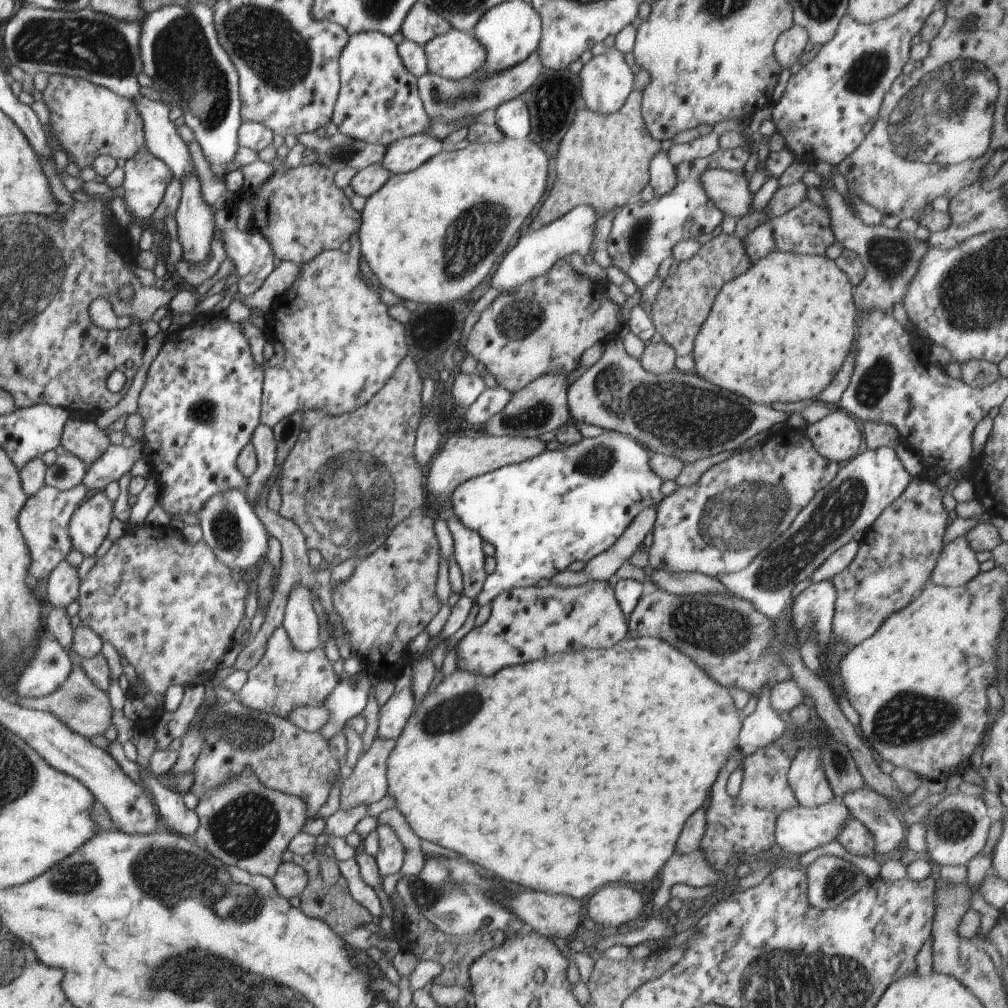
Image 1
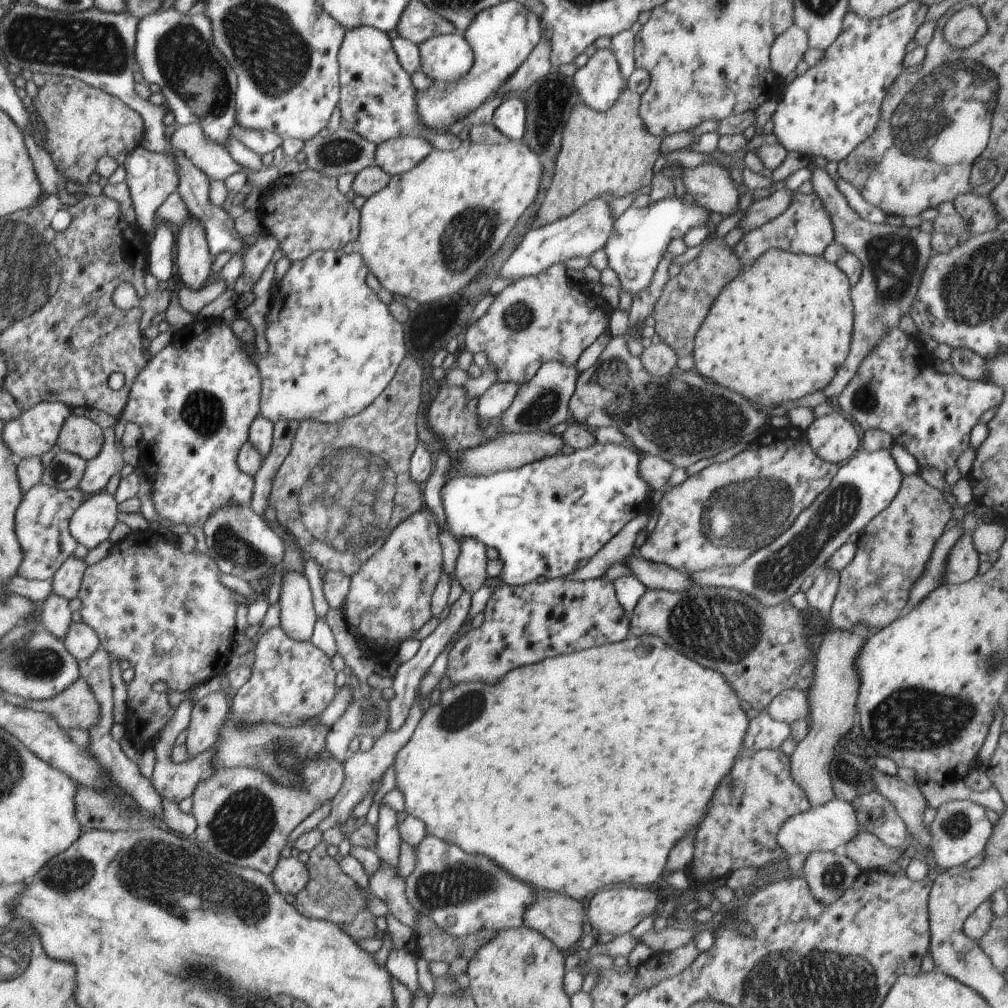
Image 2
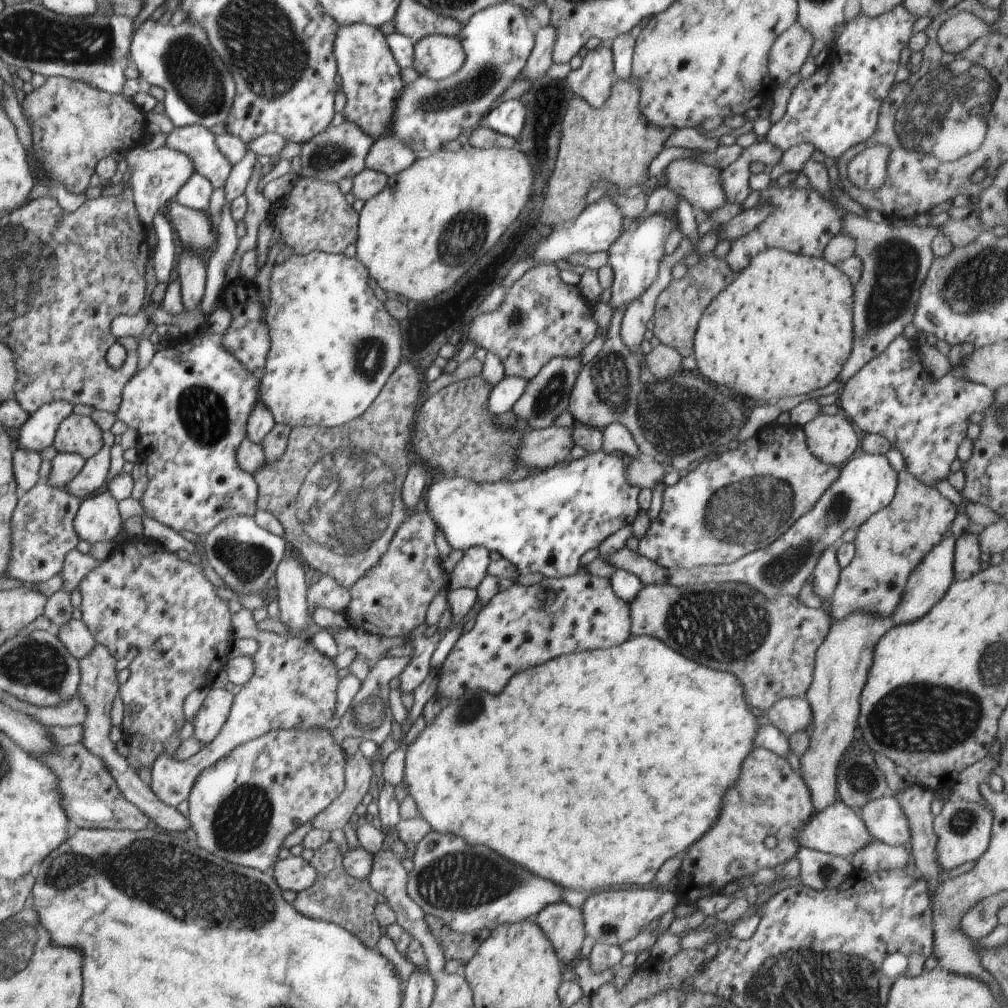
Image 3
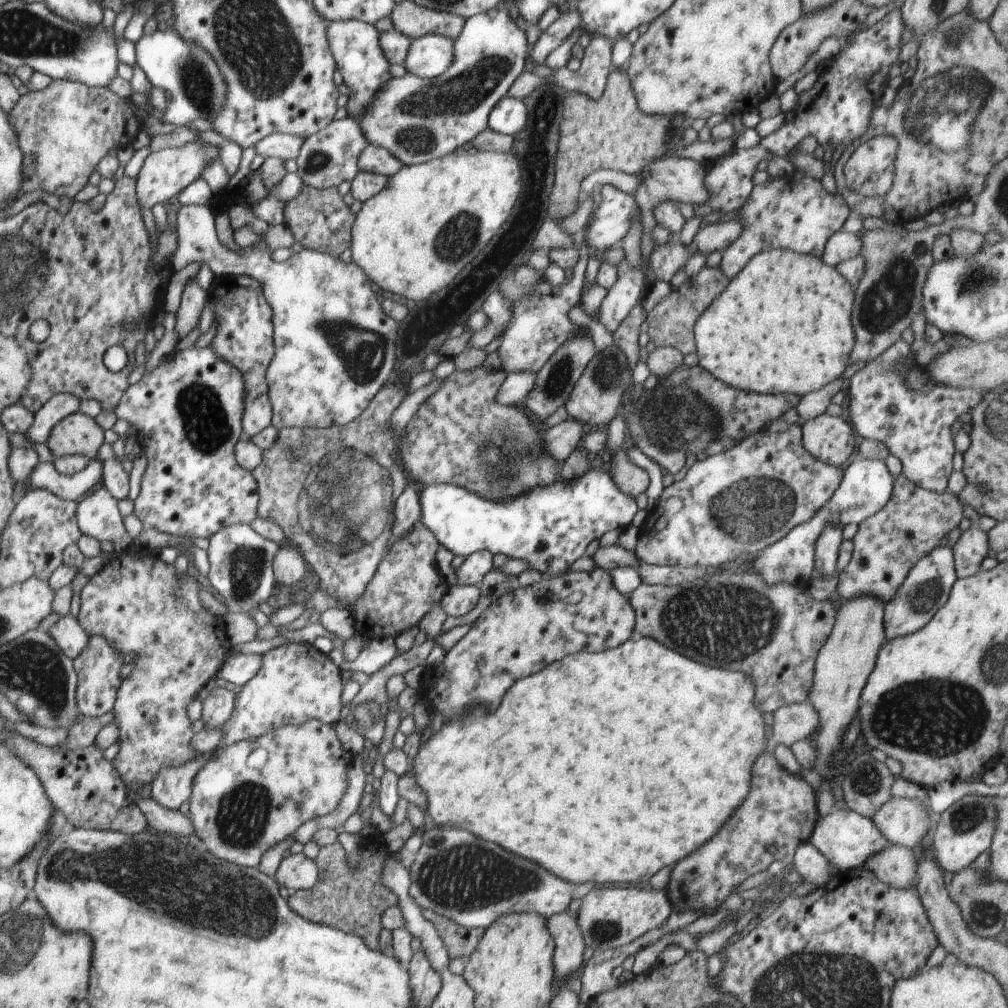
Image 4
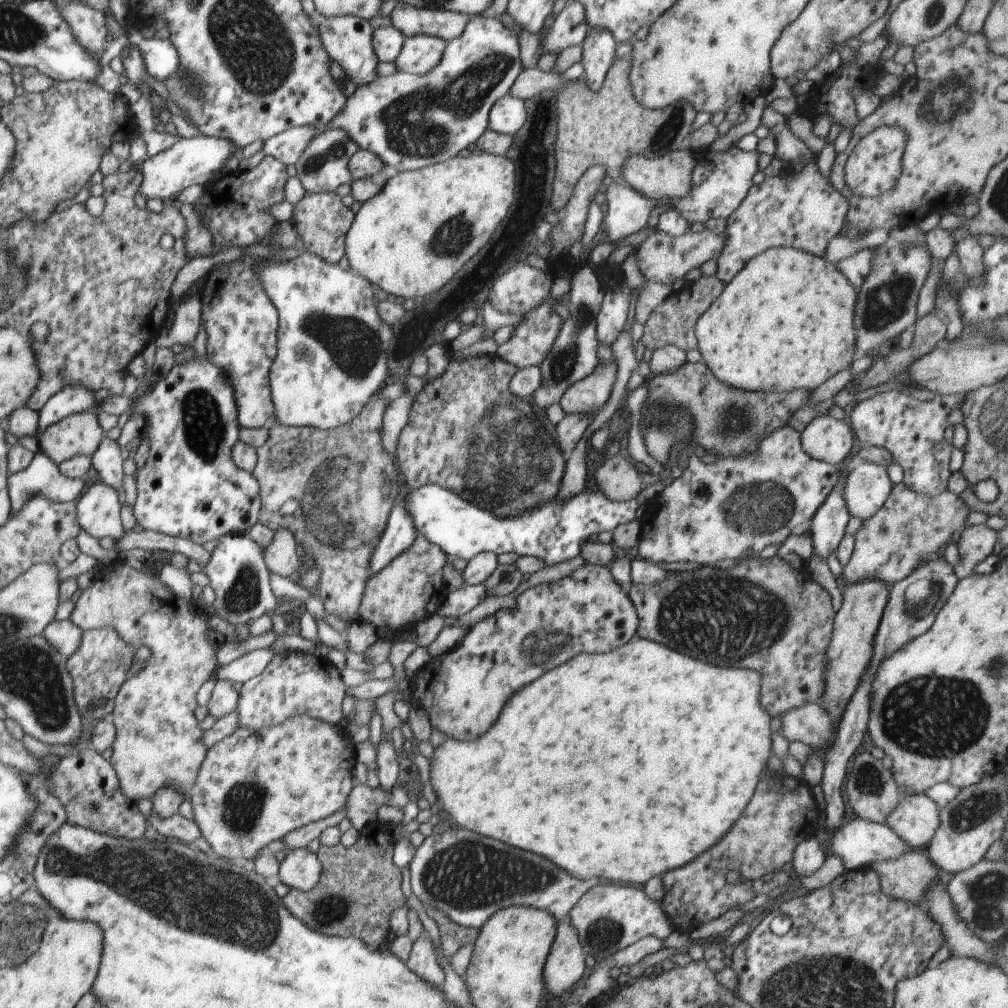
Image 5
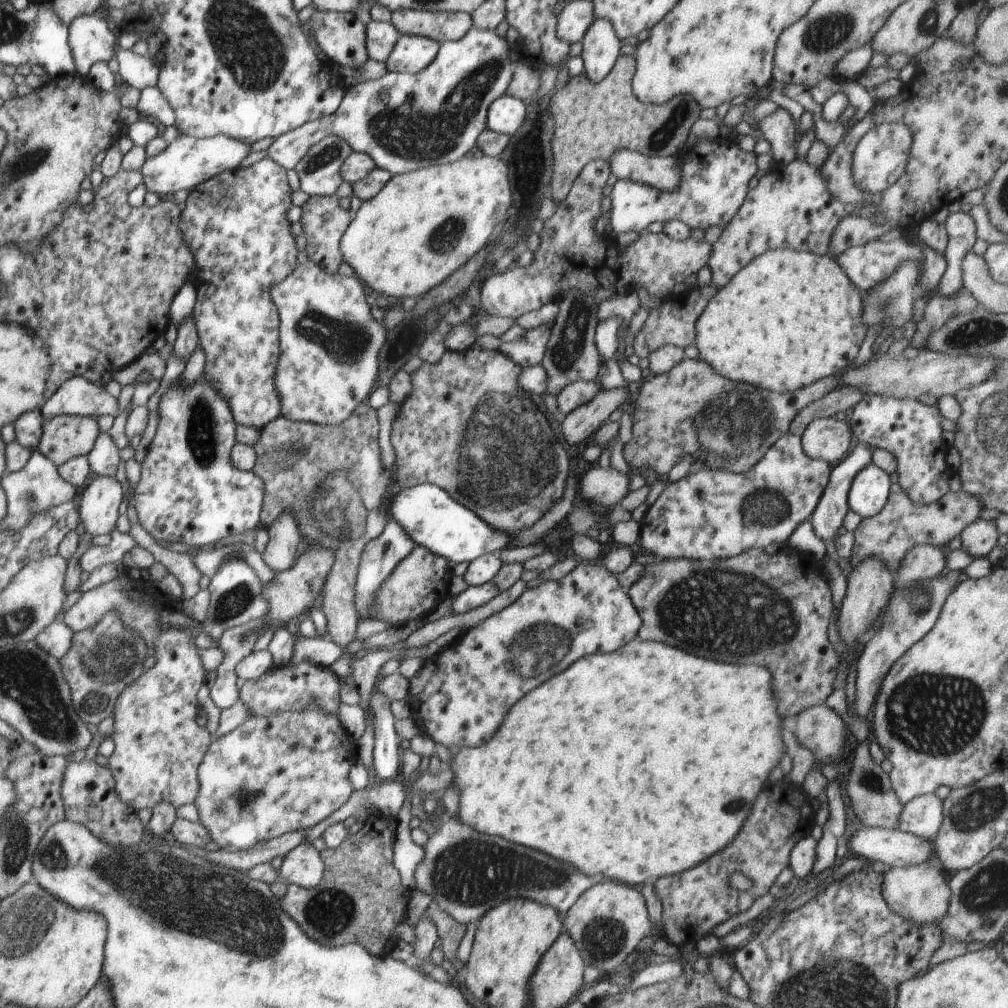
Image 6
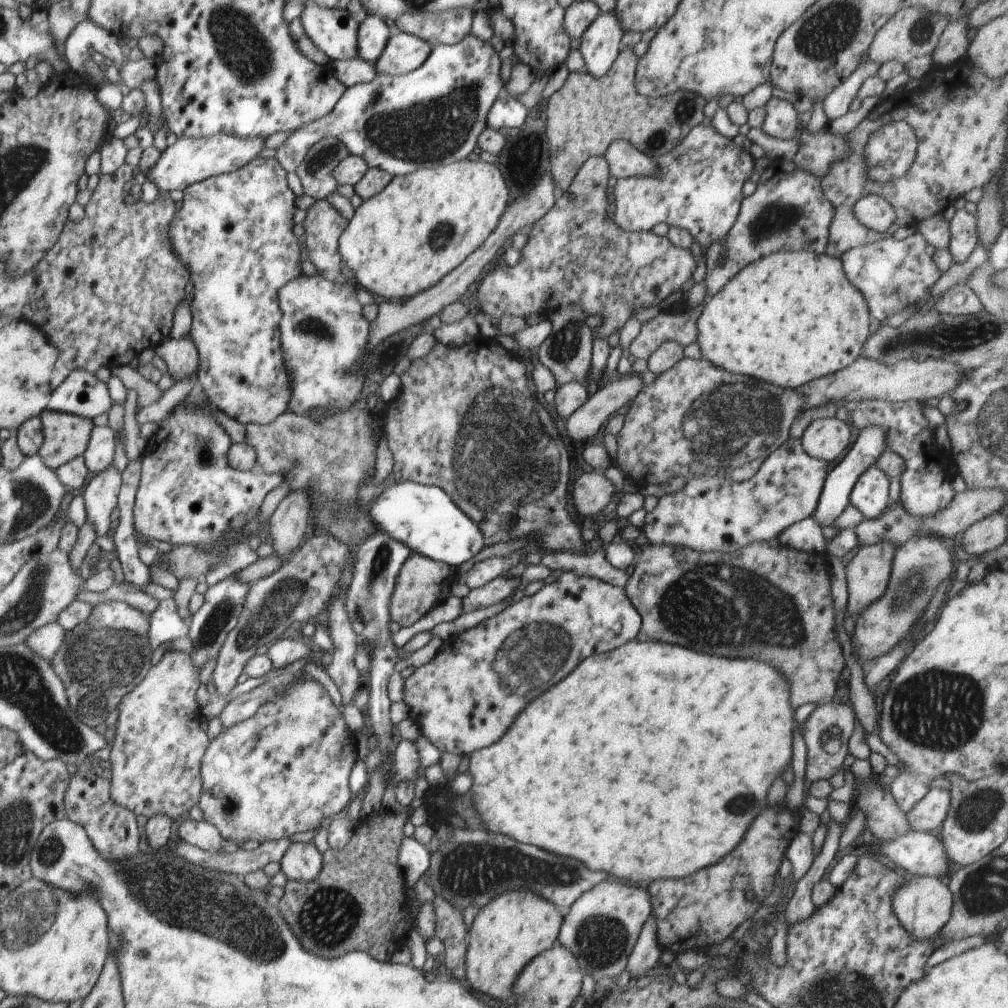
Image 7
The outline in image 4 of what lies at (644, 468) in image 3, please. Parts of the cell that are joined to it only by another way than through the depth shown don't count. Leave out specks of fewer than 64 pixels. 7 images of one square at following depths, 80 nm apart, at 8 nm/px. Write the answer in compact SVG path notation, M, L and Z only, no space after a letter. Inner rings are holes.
M617 448L611 458L609 474L613 482L624 494L636 497L646 493L649 487L649 476L644 468L636 466L628 458L628 448Z

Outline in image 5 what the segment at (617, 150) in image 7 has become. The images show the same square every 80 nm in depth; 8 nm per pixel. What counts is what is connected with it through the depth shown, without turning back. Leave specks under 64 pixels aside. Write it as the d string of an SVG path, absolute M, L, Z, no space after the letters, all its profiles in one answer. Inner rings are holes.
M672 151L658 158L646 158L642 155L629 156L621 166L622 178L634 190L651 199L683 197L691 189L691 176L695 167L695 155L692 151Z

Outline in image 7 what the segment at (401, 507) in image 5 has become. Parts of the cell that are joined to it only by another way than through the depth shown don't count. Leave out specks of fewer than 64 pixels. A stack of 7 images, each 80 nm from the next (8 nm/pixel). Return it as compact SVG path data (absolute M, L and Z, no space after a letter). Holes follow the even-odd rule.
M383 531L372 534L356 549L353 573L345 594L345 609L354 632L360 639L370 641L372 651L368 680L370 699L367 706L370 722L372 722L376 734L372 737L373 745L380 746L381 761L386 754L388 744L390 744L392 726L394 725L389 715L392 702L387 693L387 684L394 672L394 665L400 660L399 649L390 637L392 636L390 622L393 621L390 610L391 596L395 589L398 573L411 554L411 550L405 544L390 538Z

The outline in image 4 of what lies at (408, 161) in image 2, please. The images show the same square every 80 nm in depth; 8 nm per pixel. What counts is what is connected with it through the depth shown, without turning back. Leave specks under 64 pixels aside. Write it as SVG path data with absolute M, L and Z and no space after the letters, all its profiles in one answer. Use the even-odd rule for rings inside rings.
M368 145L358 156L358 170L388 177L399 172L404 164L382 146Z

